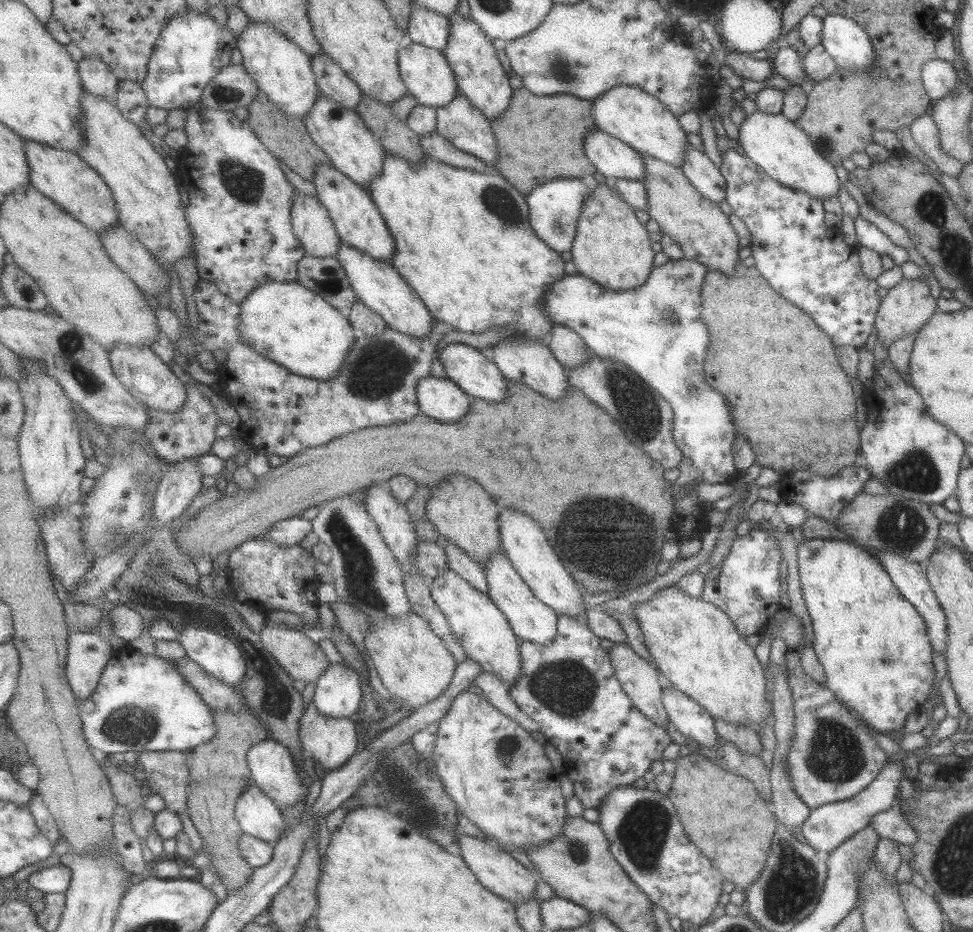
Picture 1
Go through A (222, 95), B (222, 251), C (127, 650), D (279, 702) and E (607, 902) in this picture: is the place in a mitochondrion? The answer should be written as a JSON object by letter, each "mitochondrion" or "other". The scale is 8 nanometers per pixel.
{"A":"mitochondrion","B":"other","C":"other","D":"mitochondrion","E":"other"}

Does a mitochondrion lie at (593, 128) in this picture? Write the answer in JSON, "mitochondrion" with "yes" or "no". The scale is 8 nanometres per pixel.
{"mitochondrion":"no"}

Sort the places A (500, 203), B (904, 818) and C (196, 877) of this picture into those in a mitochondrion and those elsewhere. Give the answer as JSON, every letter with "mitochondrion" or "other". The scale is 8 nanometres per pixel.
{"A":"mitochondrion","B":"other","C":"other"}

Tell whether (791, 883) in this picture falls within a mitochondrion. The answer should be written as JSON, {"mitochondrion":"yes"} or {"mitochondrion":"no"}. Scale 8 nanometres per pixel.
{"mitochondrion":"yes"}

